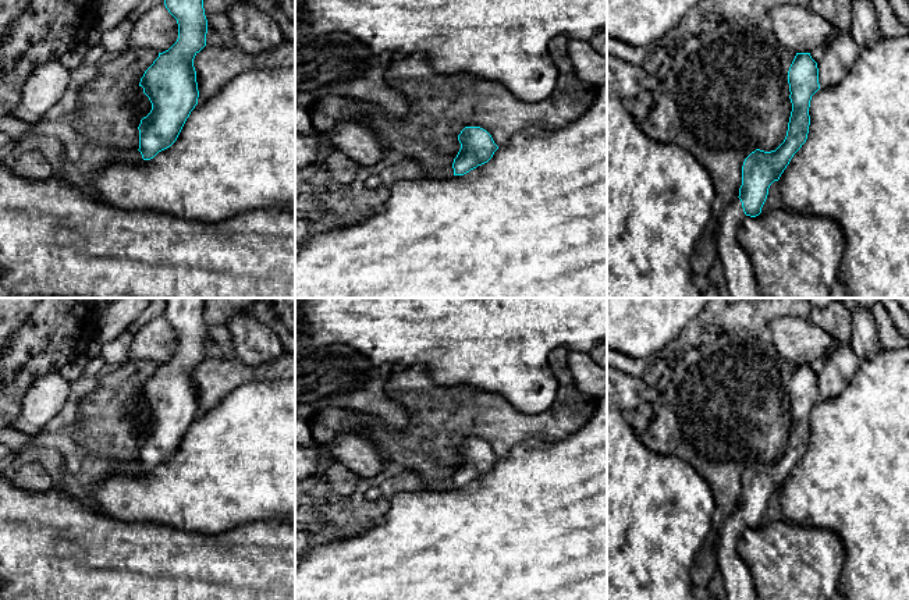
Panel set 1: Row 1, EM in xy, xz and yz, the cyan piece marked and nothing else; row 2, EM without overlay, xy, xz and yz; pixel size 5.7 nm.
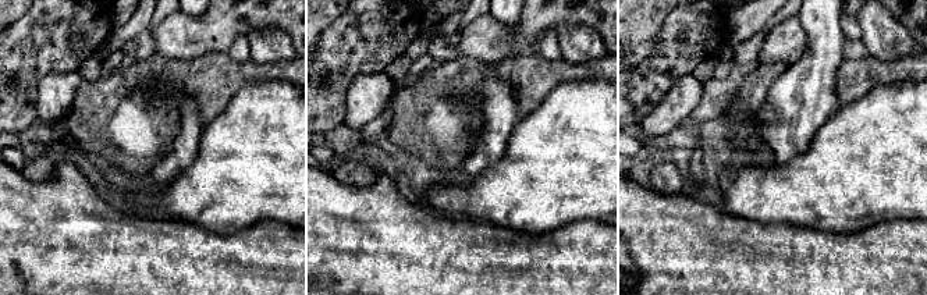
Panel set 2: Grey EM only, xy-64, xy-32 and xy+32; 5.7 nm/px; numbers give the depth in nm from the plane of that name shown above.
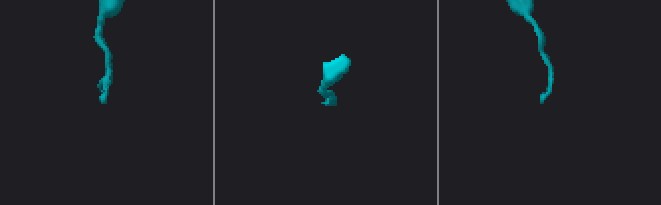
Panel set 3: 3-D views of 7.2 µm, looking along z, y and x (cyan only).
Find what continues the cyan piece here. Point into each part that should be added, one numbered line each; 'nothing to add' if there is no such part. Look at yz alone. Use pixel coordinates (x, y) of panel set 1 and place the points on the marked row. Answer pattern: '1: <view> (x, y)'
1: yz (739, 274)

